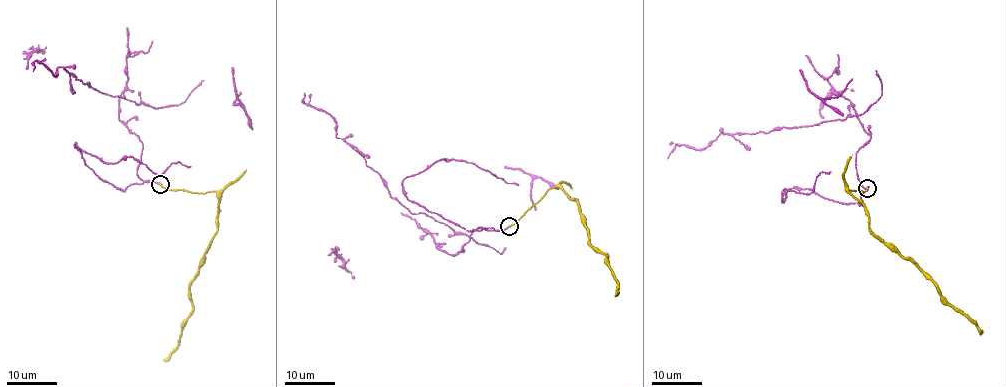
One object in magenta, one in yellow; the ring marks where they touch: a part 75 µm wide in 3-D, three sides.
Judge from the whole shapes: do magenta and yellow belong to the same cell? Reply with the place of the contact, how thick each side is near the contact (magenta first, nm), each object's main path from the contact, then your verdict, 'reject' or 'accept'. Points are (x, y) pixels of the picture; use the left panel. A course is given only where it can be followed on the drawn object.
(160, 184) | 200/180 nm | magenta via (159, 184), (141, 179), (142, 142), (119, 119), (119, 96), (138, 91), (139, 104), (62, 67), (33, 71) | yellow via (159, 184), (168, 190), (213, 191), (218, 201), (218, 227), (191, 284), (190, 316), (173, 352), (163, 360) | accept

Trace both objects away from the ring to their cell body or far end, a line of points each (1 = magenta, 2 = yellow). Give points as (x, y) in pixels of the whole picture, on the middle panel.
1: (509, 225), (479, 227), (457, 254), (436, 248), (453, 230), (393, 198), (305, 92)
2: (509, 225), (552, 188), (556, 186), (561, 189), (578, 201), (590, 242), (608, 258), (618, 290), (615, 296)

